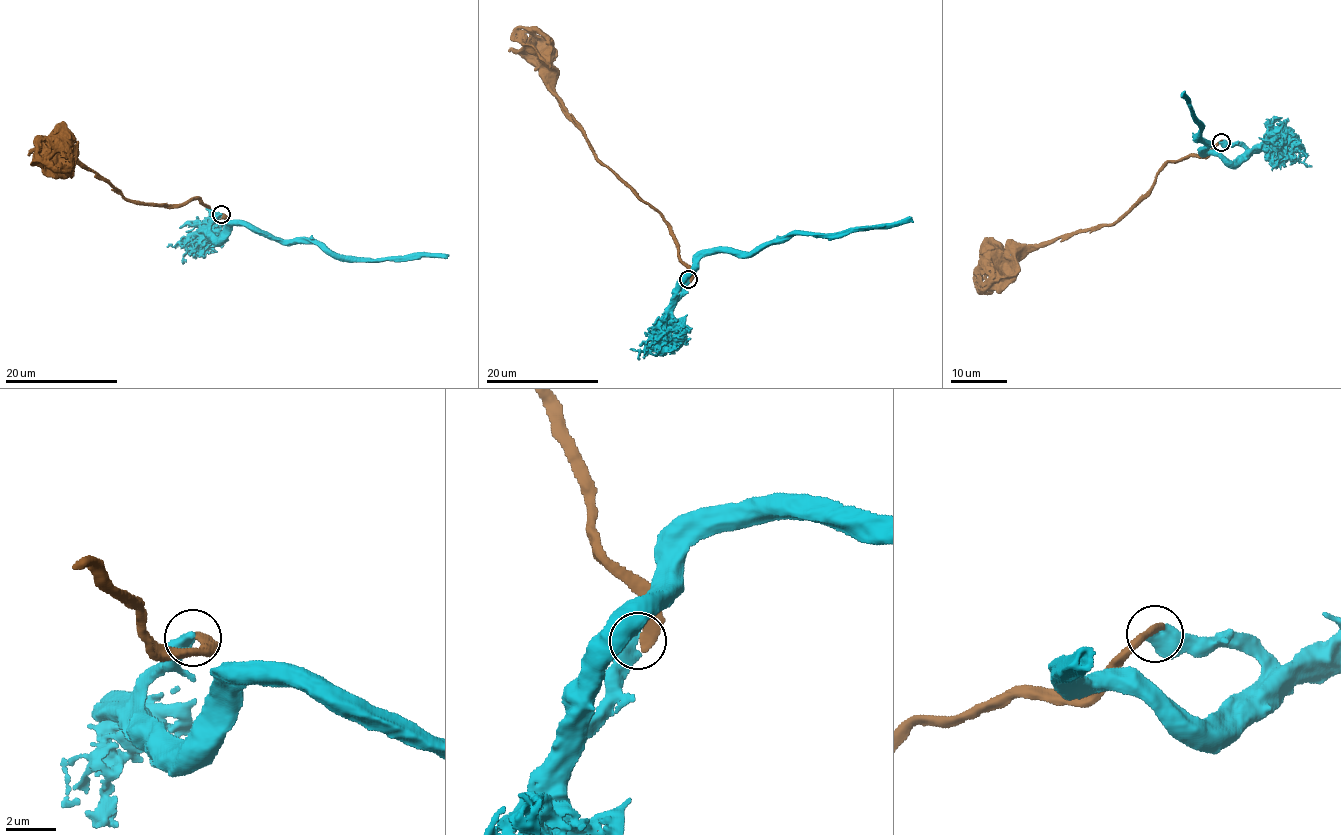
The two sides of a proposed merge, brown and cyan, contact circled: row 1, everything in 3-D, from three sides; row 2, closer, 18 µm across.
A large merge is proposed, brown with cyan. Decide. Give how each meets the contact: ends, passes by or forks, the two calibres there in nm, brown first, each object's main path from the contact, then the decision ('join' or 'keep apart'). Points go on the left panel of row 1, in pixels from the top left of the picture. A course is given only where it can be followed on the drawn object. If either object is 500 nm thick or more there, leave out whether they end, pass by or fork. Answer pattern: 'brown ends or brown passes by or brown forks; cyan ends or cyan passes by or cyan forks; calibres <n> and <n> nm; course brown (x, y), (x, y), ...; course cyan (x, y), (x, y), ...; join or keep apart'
calibres 400 and 600 nm; course brown (222, 214), (211, 214), (201, 199), (158, 206), (124, 196), (76, 158), (62, 157), (52, 148), (56, 139); course cyan (220, 214), (209, 228), (220, 238), (239, 225), (279, 238), (316, 241), (337, 255), (362, 260), (446, 258); join

